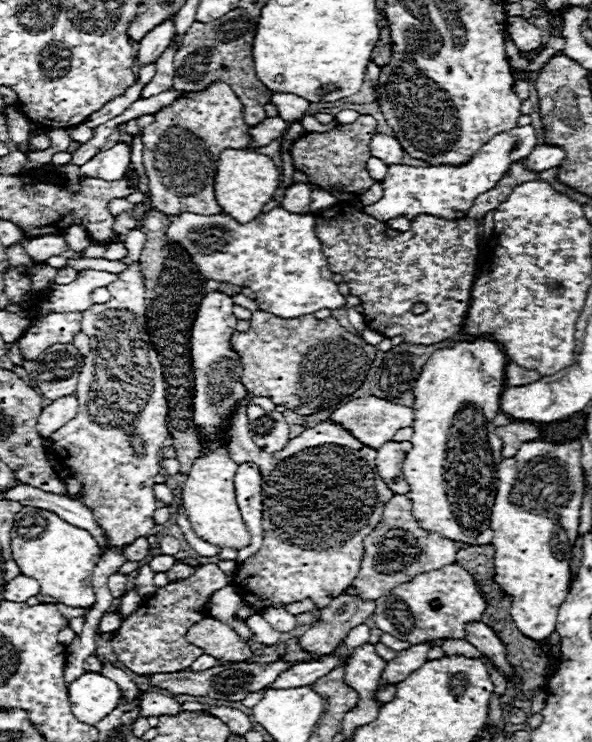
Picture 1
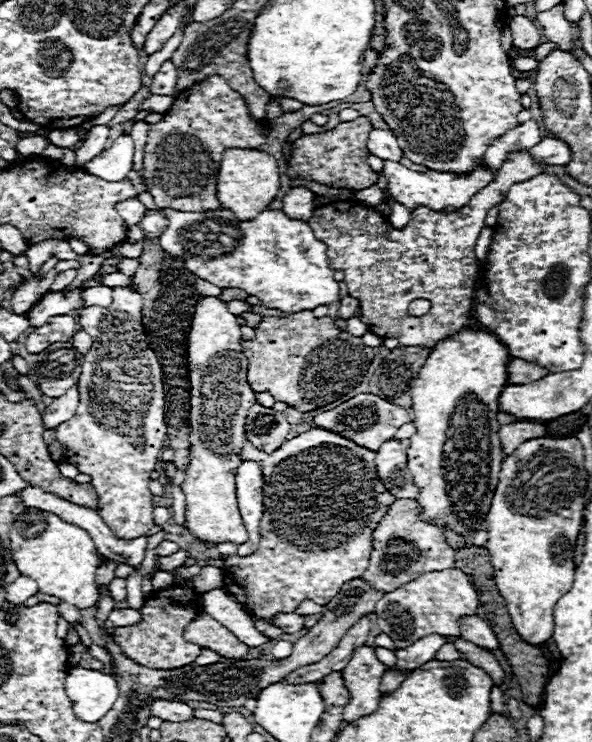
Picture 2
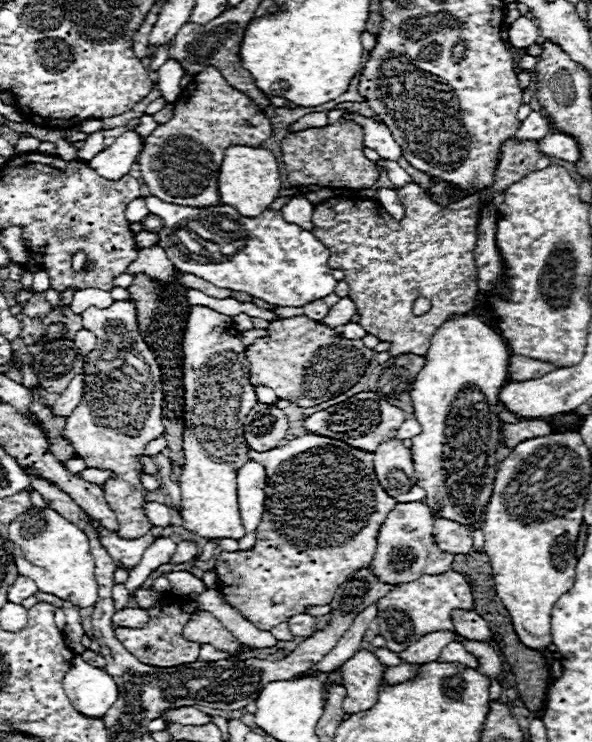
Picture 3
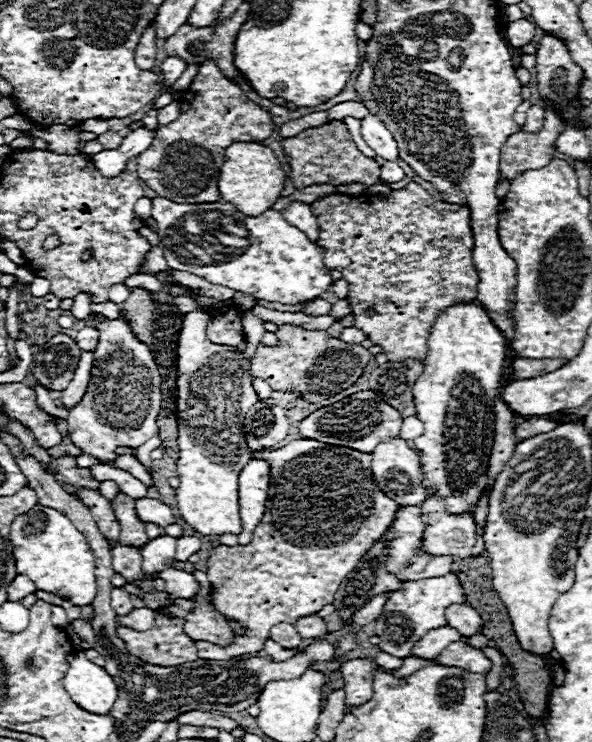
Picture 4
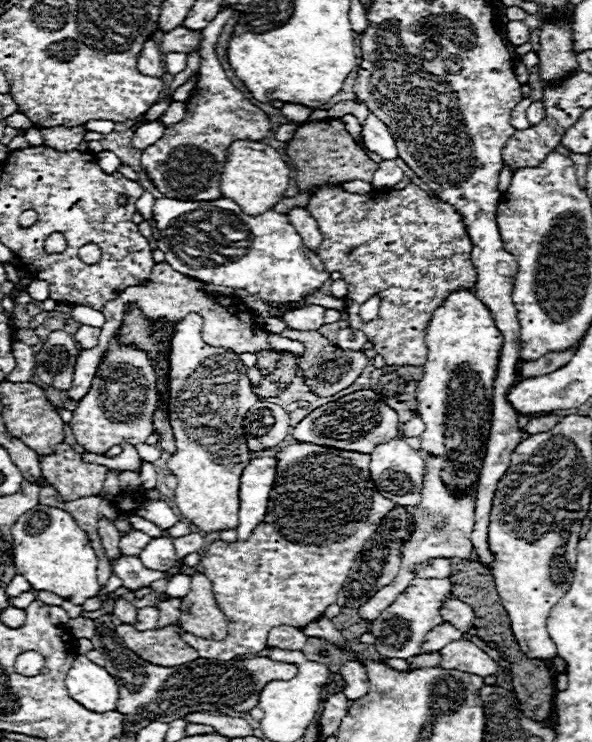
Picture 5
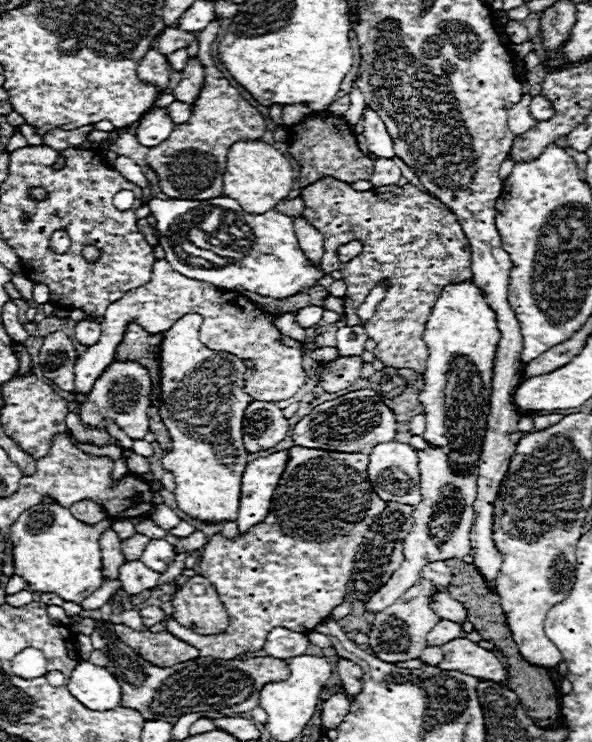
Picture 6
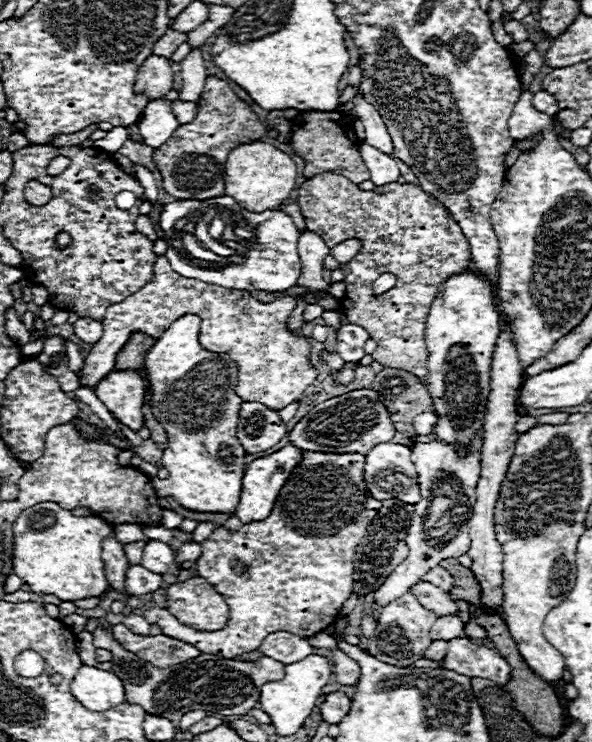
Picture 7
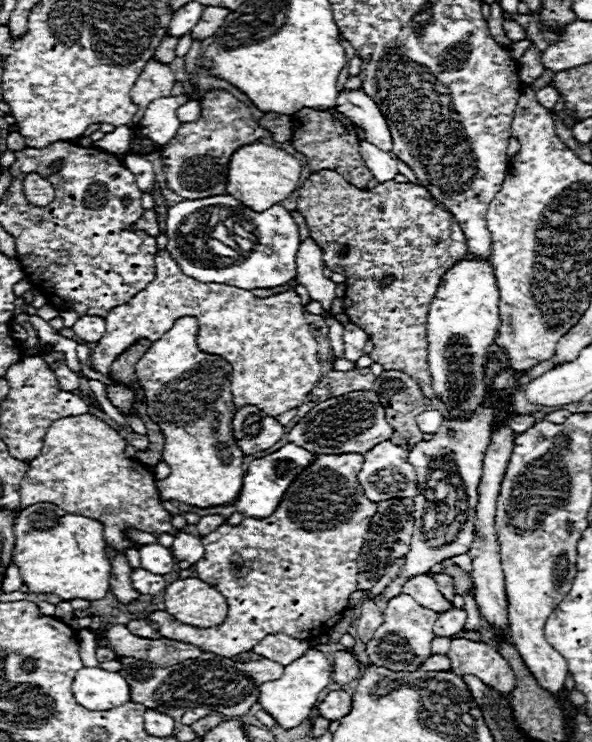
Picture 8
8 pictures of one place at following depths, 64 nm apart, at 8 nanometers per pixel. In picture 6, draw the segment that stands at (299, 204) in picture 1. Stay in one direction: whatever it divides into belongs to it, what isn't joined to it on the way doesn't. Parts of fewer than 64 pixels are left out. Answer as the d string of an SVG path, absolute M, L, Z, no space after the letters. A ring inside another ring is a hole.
M304 216L294 218L294 230L296 230L296 236L300 240L300 248L308 256L308 260L320 264L320 258L324 254L322 234Z

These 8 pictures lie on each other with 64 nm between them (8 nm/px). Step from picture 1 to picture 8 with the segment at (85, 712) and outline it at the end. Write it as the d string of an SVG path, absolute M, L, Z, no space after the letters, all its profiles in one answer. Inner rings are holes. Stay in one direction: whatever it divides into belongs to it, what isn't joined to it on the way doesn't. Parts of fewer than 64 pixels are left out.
M82 666L72 682L72 694L88 710L110 710L130 702L128 682L118 672Z

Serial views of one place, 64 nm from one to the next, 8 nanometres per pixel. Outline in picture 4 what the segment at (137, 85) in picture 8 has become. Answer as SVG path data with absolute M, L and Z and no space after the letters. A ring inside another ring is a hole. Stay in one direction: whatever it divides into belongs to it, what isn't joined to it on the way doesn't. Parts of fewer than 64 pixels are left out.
M148 24L148 28L140 36L140 44L136 46L136 64L140 64L140 68L154 70L154 62L156 62L154 42L156 38L152 38L152 24Z

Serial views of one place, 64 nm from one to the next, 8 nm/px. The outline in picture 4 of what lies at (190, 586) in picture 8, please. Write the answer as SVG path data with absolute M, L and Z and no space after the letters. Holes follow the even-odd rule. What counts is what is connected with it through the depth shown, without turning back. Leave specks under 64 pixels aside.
M194 570L192 572L194 578L200 582L200 592L194 596L196 608L184 618L184 632L192 638L192 640L204 640L204 642L212 642L216 646L228 646L234 640L234 634L230 632L224 616L214 610L214 606L210 606L206 602L206 592L210 592L210 582L206 572Z

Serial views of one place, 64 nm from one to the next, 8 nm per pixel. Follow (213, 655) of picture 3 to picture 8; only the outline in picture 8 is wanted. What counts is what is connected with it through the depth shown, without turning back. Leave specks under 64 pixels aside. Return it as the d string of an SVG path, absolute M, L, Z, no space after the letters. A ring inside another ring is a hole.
M316 454L316 460L314 464L310 464L294 482L292 486L284 492L278 508L274 510L272 516L268 518L244 518L240 526L228 526L228 524L222 524L220 528L216 528L214 532L210 532L208 536L202 538L202 544L204 544L204 556L196 562L196 572L198 572L198 578L204 580L206 584L214 584L214 588L220 592L220 594L226 594L226 600L228 600L228 618L224 624L216 626L216 628L194 628L194 626L188 626L188 624L182 624L178 622L174 616L170 616L166 610L156 610L148 616L150 622L156 622L158 624L158 630L162 636L168 636L172 640L188 640L188 644L196 644L196 648L200 648L202 652L214 652L218 656L224 656L224 658L232 658L240 652L250 652L264 636L268 634L288 634L288 636L294 636L294 638L302 638L302 640L312 640L312 638L318 638L318 636L324 636L328 634L328 630L338 624L338 620L342 618L346 606L348 606L348 600L350 600L350 594L356 590L356 576L358 576L358 568L356 568L356 556L360 554L360 548L364 544L364 536L368 532L368 524L372 520L372 516L376 514L378 506L376 502L368 500L364 496L364 490L362 486L358 484L358 472L362 468L362 462L364 462L364 456L362 454Z

